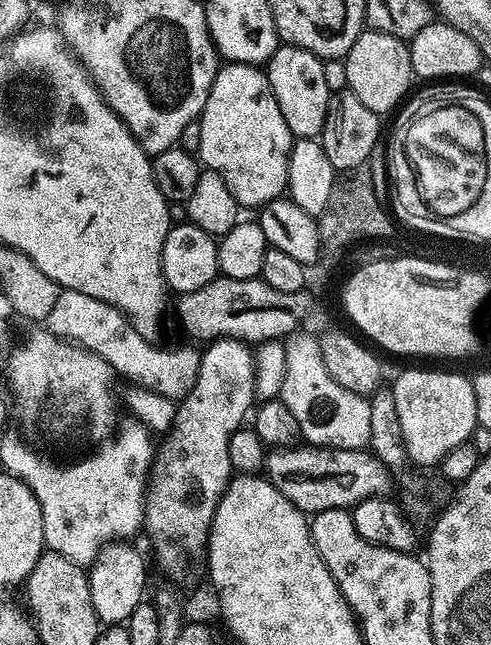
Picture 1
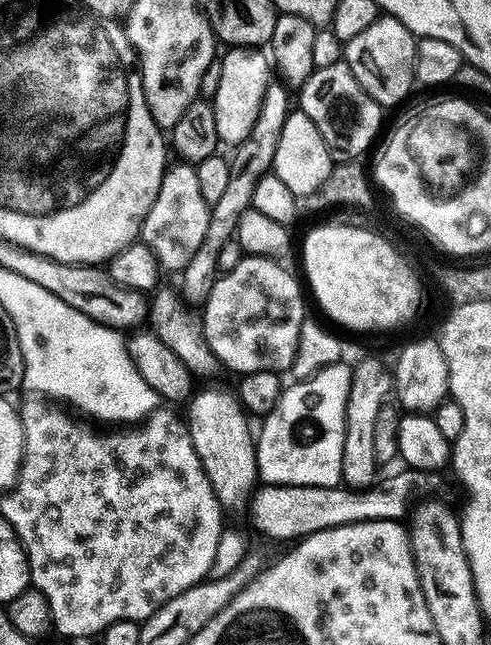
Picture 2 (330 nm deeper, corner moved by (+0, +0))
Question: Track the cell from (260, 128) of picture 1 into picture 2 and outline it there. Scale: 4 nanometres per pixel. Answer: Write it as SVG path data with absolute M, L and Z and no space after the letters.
M232 46L227 49L228 53L223 56L218 64L218 71L221 74L221 81L218 85L216 96L211 97L210 103L214 110L214 118L218 118L218 134L221 141L225 145L235 146L248 137L250 130L254 130L254 122L258 122L258 110L262 110L262 98L266 94L266 86L270 82L268 76L268 64L270 68L270 60L267 55L263 56L259 47L242 48L239 46Z

